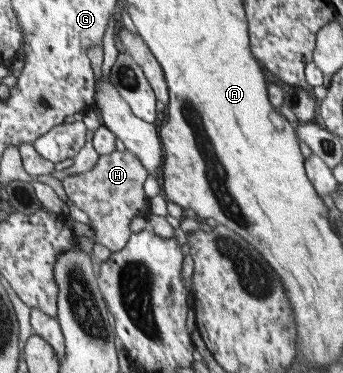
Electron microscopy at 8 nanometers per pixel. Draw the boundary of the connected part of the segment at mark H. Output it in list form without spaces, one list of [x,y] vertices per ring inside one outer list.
[[[125,149],[99,157],[91,171],[70,175],[62,181],[68,201],[82,210],[90,219],[90,227],[95,231],[96,243],[113,252],[119,252],[132,235],[130,224],[140,216],[148,216],[150,203],[144,194],[147,170],[144,165]]]

